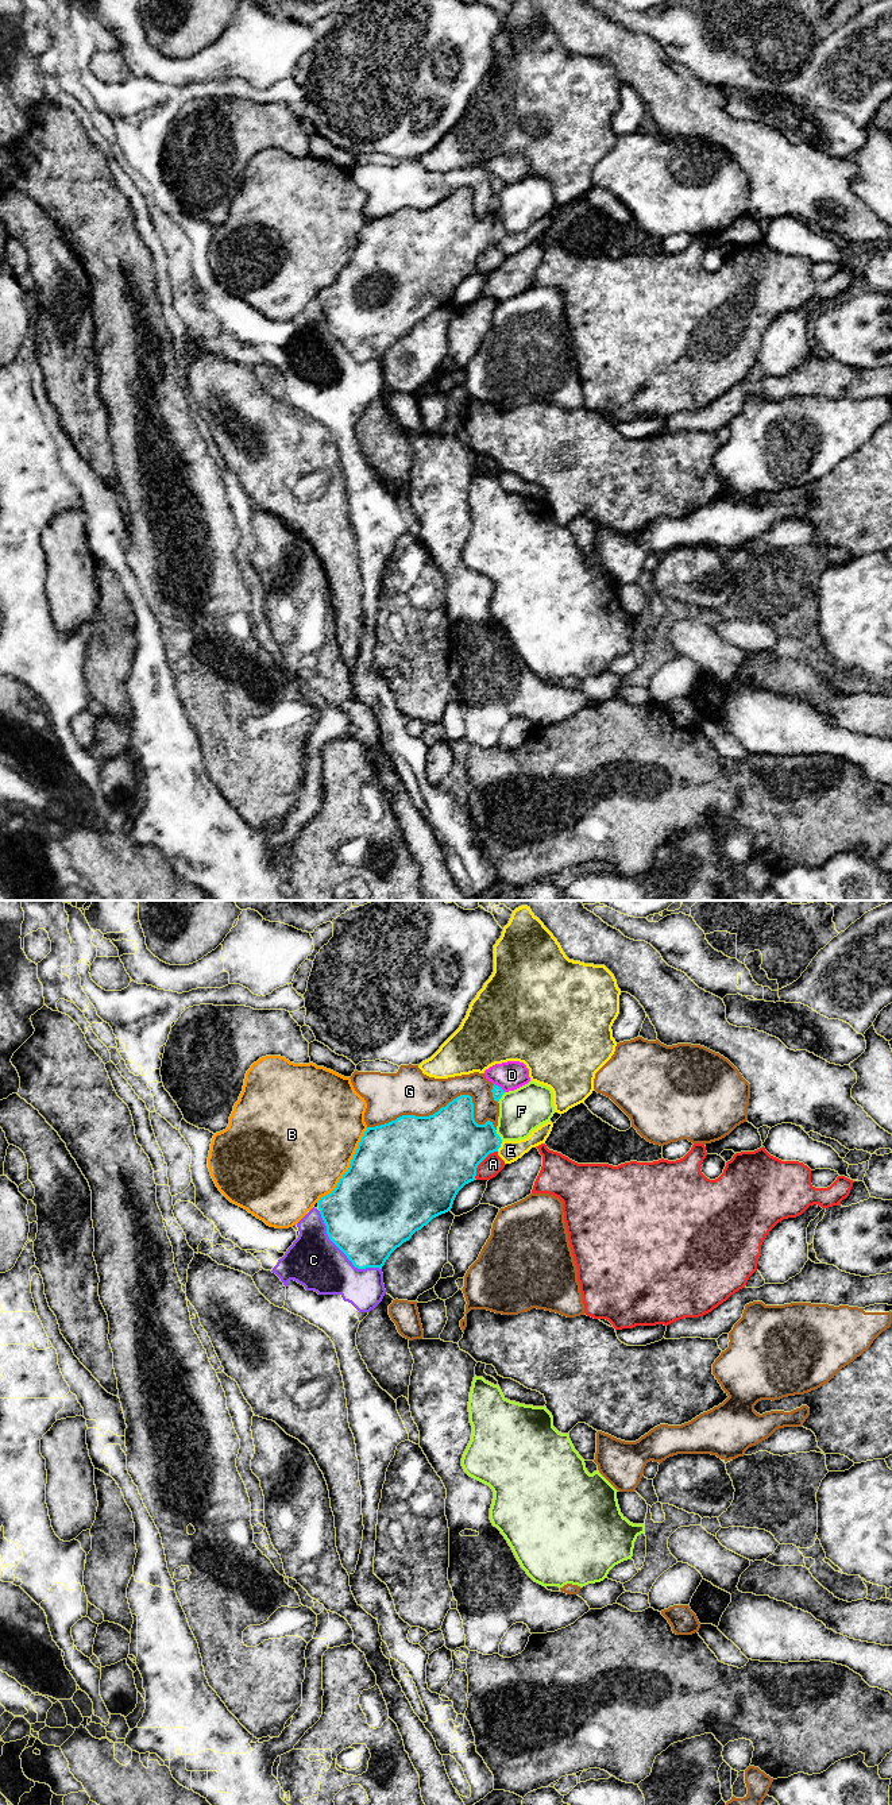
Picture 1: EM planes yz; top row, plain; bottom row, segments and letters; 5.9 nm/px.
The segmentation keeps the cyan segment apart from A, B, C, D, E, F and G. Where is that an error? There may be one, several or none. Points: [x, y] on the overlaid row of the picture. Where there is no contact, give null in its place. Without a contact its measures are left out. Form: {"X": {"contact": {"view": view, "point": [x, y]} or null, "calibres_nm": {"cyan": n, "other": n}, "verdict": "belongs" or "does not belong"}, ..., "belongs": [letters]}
{"A": {"contact": {"view": "yz", "point": [481, 1161]}, "calibres_nm": {"cyan": 460, "other": 120}, "verdict": "does not belong"}, "B": {"contact": {"view": "yz", "point": [350, 1167]}, "calibres_nm": {"cyan": 500, "other": 480}, "verdict": "does not belong"}, "C": {"contact": {"view": "yz", "point": [342, 1250]}, "calibres_nm": {"cyan": 500, "other": 320}, "verdict": "does not belong"}, "D": {"contact": {"view": "yz", "point": [499, 1087]}, "calibres_nm": {"cyan": 70, "other": 170}, "verdict": "does not belong"}, "E": {"contact": {"view": "yz", "point": [499, 1146]}, "calibres_nm": {"cyan": 340, "other": 130}, "verdict": "does not belong"}, "F": {"contact": {"view": "yz", "point": [498, 1136]}, "calibres_nm": {"cyan": 340, "other": 260}, "verdict": "does not belong"}, "G": {"contact": {"view": "yz", "point": [441, 1107]}, "calibres_nm": {"cyan": 440, "other": 280}, "verdict": "does not belong"}, "belongs": []}

